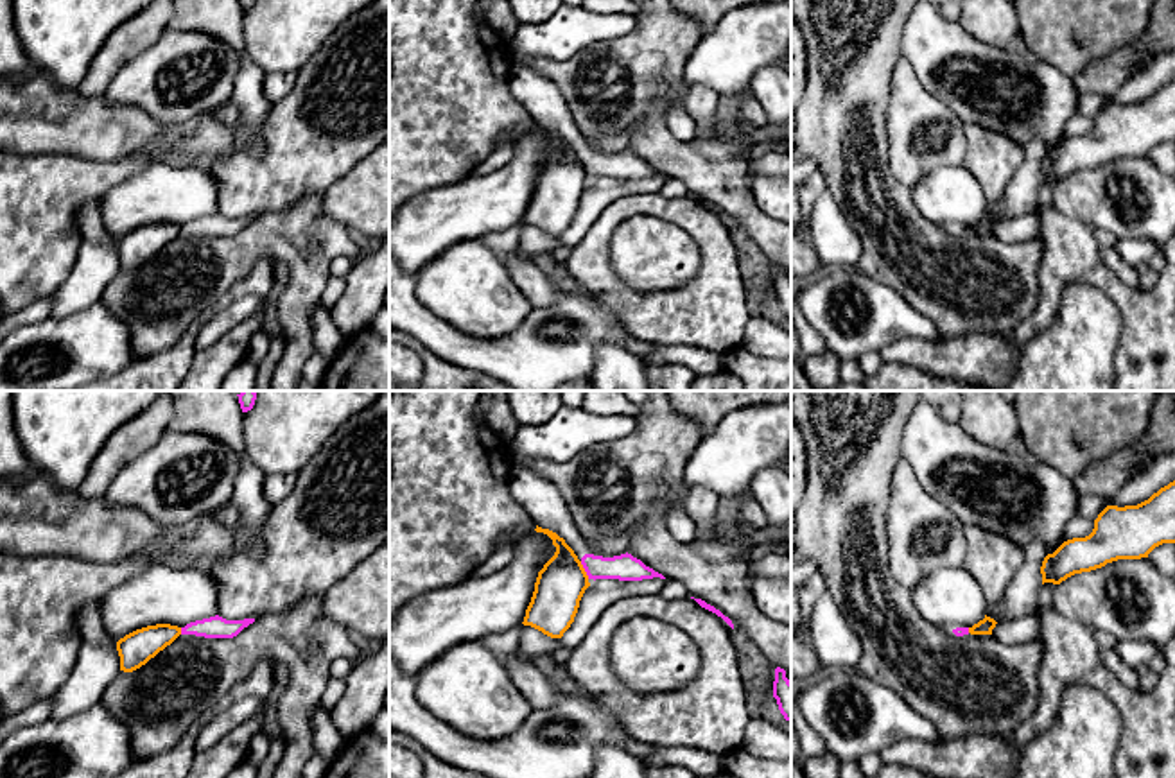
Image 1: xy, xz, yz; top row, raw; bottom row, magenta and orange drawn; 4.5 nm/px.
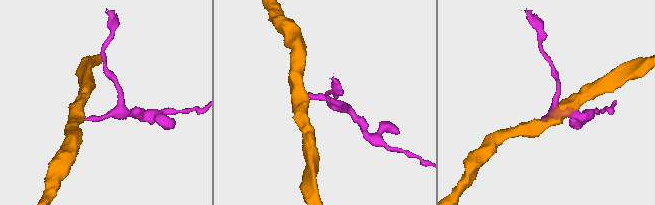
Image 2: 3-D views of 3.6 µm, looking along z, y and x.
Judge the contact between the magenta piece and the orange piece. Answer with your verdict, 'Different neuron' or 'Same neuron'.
Different neuron

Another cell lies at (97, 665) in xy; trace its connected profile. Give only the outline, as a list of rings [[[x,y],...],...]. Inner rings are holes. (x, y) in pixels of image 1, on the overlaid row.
[[[83,642],[68,679],[52,694],[52,717],[75,715],[97,703],[120,672],[117,647]]]

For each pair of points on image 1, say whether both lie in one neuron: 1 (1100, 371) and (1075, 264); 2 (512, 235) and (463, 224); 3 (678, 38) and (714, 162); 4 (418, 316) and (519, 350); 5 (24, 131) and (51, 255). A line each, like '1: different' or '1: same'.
1: different
2: different
3: same
4: same
5: different

